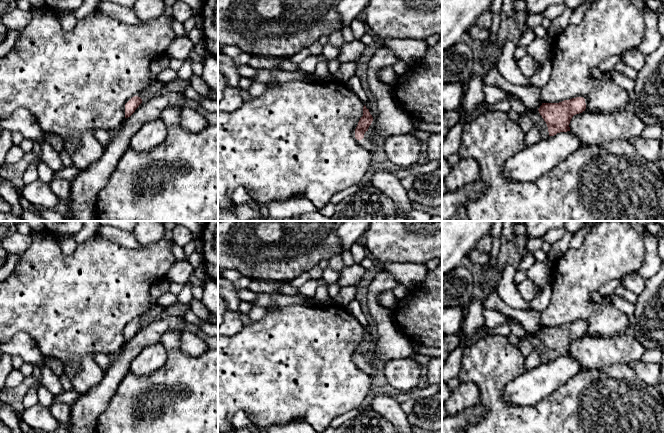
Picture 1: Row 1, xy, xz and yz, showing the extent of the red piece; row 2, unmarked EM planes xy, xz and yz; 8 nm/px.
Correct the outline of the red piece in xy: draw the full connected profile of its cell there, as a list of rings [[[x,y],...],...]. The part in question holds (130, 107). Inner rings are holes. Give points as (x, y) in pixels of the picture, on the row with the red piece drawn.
[[[140,92],[130,98],[125,104],[125,118],[130,117],[147,96],[145,92]]]

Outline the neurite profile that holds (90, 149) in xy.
[[[84,133],[80,139],[79,148],[71,156],[73,165],[81,172],[97,161],[104,150],[104,146],[97,140],[94,133]]]

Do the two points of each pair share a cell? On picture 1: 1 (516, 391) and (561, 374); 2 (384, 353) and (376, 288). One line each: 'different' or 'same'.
1: same
2: same

